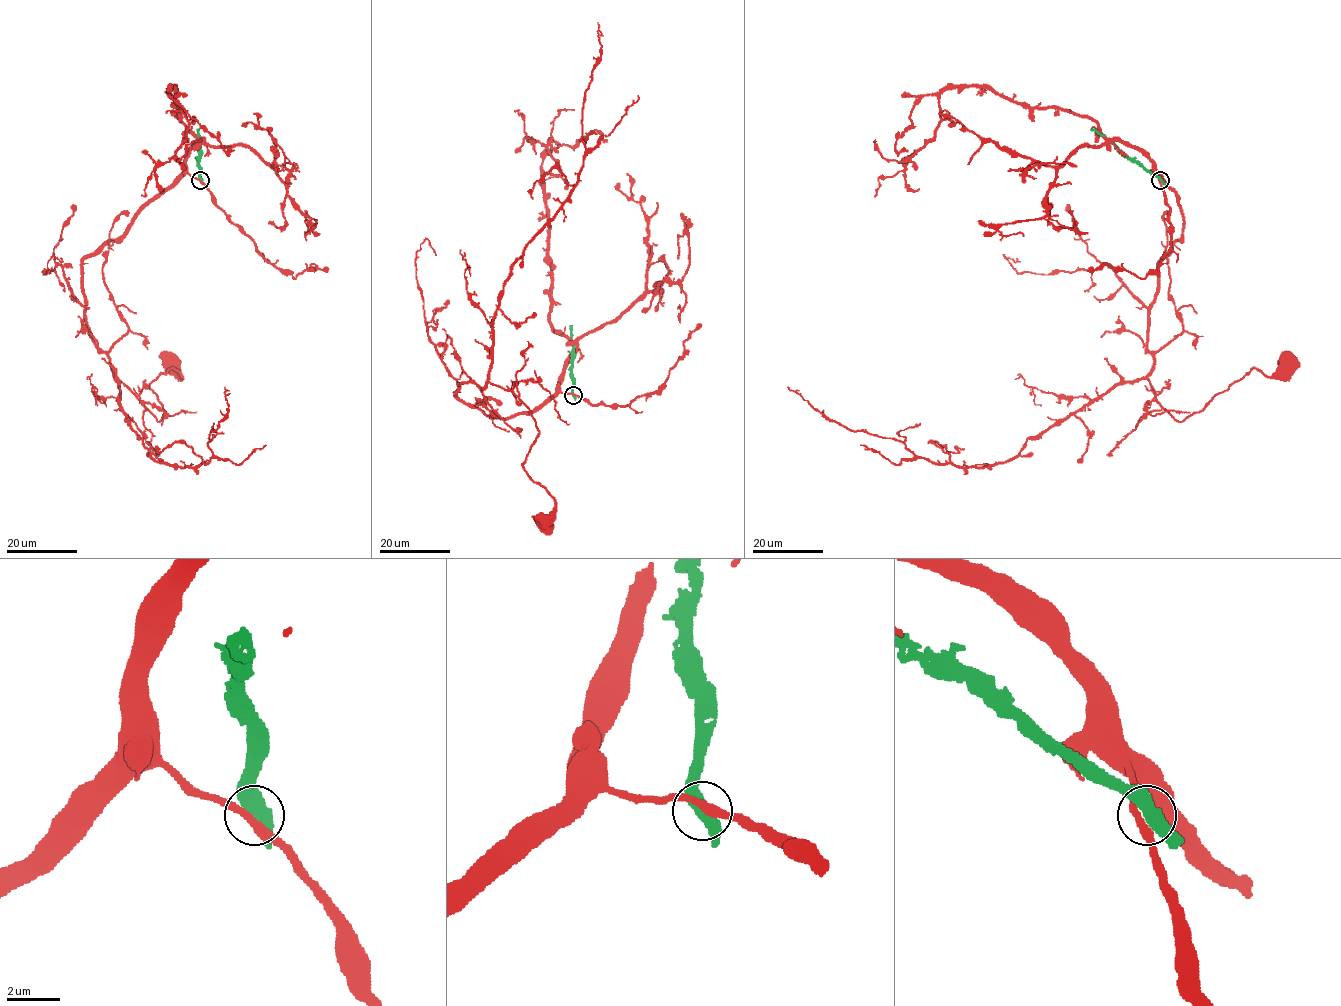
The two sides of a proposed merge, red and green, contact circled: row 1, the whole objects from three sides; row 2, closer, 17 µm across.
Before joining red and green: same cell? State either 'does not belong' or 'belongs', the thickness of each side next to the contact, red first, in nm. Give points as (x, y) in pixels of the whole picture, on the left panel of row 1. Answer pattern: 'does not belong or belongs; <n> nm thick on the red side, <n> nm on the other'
does not belong; 300 nm thick on the red side, 480 nm on the other

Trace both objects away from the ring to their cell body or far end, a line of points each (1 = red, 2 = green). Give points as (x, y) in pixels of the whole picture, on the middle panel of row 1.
1: (573, 395), (505, 418), (455, 393), (489, 382), (530, 410), (539, 435), (522, 466), (554, 501), (547, 520)
2: (573, 395), (569, 325)

